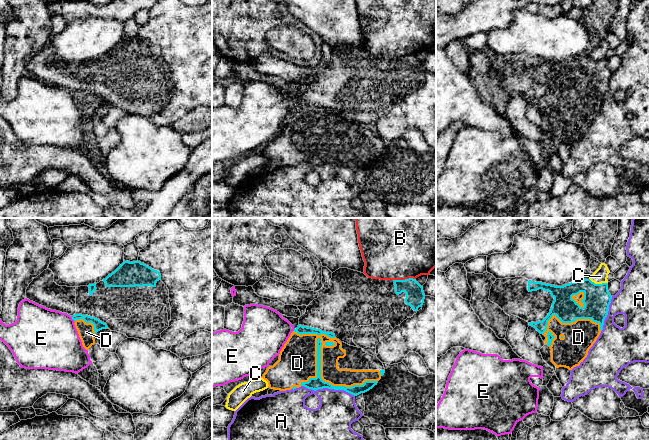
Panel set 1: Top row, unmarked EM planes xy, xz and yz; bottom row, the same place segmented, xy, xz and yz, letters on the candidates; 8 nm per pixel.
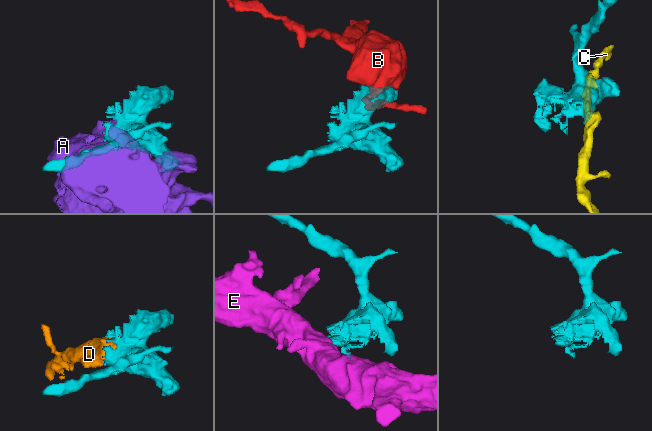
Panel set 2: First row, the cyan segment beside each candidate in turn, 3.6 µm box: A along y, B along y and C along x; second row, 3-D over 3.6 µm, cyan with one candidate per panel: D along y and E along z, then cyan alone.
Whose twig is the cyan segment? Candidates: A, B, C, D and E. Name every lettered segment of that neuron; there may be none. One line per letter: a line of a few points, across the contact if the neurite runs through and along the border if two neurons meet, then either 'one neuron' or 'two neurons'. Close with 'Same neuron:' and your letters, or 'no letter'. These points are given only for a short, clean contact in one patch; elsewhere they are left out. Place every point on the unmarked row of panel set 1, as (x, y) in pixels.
A: two neurons
B: two neurons
C: two neurons
D: one neuron
E: line xy (71, 92), (74, 97); two neurons
Same neuron: D

